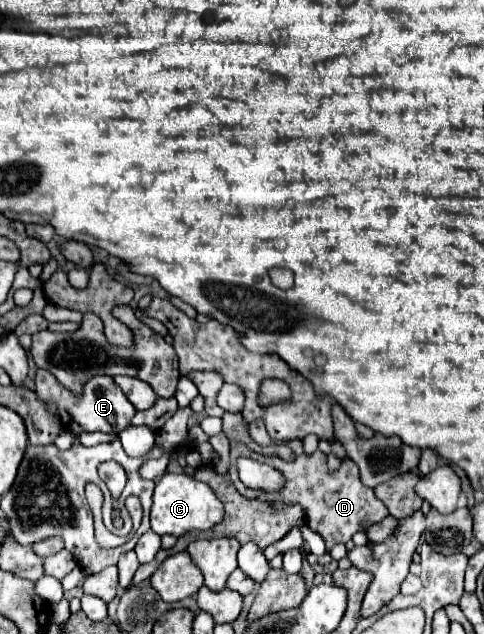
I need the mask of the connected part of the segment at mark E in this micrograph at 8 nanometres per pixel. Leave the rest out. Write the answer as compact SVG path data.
M44 369L36 371L36 395L42 401L54 401L60 407L62 425L70 429L70 425L76 425L80 431L102 431L102 433L120 433L130 425L130 417L134 417L136 409L126 401L126 395L122 389L114 383L112 377L92 377L84 389L82 395L72 395L70 389L60 385L52 373L46 373Z

